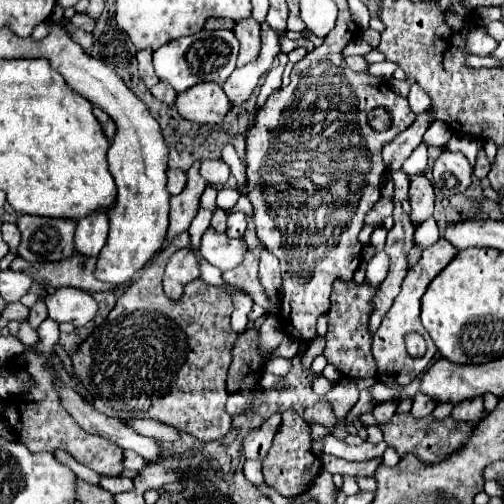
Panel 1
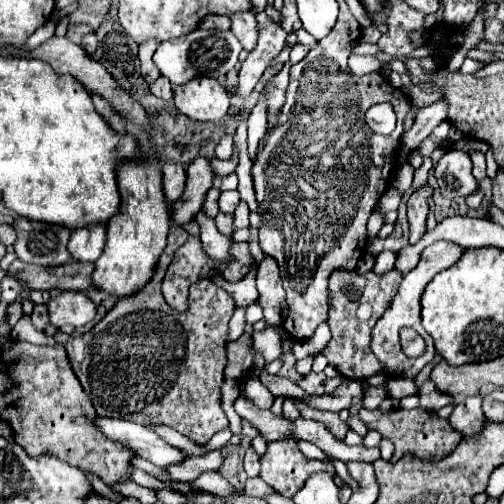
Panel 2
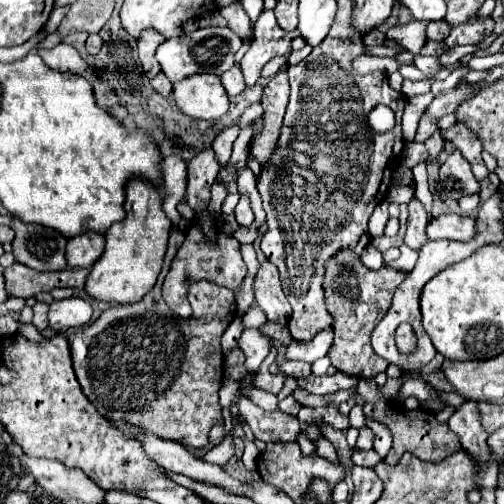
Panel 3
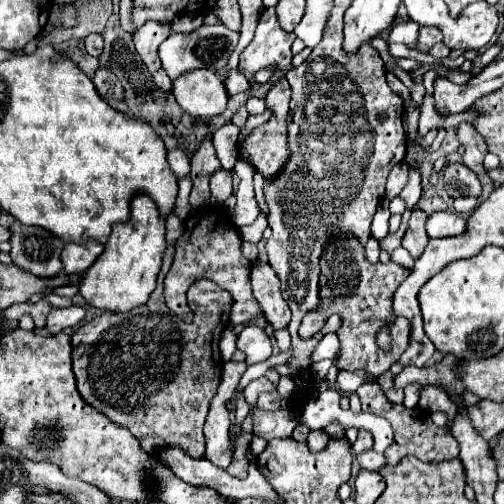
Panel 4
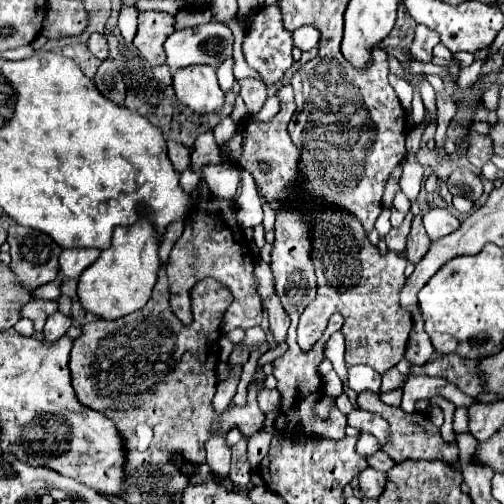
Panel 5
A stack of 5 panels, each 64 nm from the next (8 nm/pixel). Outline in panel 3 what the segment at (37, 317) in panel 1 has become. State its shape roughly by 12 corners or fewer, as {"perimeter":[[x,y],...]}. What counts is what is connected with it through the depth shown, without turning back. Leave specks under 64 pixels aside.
{"perimeter":[[34,304],[32,324],[38,330],[48,328],[48,304]]}

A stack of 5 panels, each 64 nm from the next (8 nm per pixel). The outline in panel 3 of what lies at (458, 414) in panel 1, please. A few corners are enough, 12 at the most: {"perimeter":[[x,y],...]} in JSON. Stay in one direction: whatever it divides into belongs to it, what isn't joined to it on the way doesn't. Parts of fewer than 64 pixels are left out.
{"perimeter":[[466,400],[448,426],[480,462],[490,458],[476,400]]}

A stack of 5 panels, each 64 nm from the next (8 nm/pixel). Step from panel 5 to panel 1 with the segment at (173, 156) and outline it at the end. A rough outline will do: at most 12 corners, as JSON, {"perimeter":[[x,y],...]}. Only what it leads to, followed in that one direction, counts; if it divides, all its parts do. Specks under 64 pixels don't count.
{"perimeter":[[168,170],[168,192],[180,194],[186,186],[186,174]]}

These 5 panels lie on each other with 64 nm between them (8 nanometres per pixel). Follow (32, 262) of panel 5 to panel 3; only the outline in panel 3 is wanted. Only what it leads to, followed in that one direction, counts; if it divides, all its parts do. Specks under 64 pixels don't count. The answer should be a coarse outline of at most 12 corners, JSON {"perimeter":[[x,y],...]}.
{"perimeter":[[12,218],[12,248],[36,270],[66,268],[66,236]]}

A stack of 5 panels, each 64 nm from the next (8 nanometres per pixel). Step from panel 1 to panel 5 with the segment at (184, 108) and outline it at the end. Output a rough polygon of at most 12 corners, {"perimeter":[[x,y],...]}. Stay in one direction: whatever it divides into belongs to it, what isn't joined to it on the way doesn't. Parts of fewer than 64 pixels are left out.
{"perimeter":[[216,68],[174,72],[176,98],[198,114],[218,112]]}

